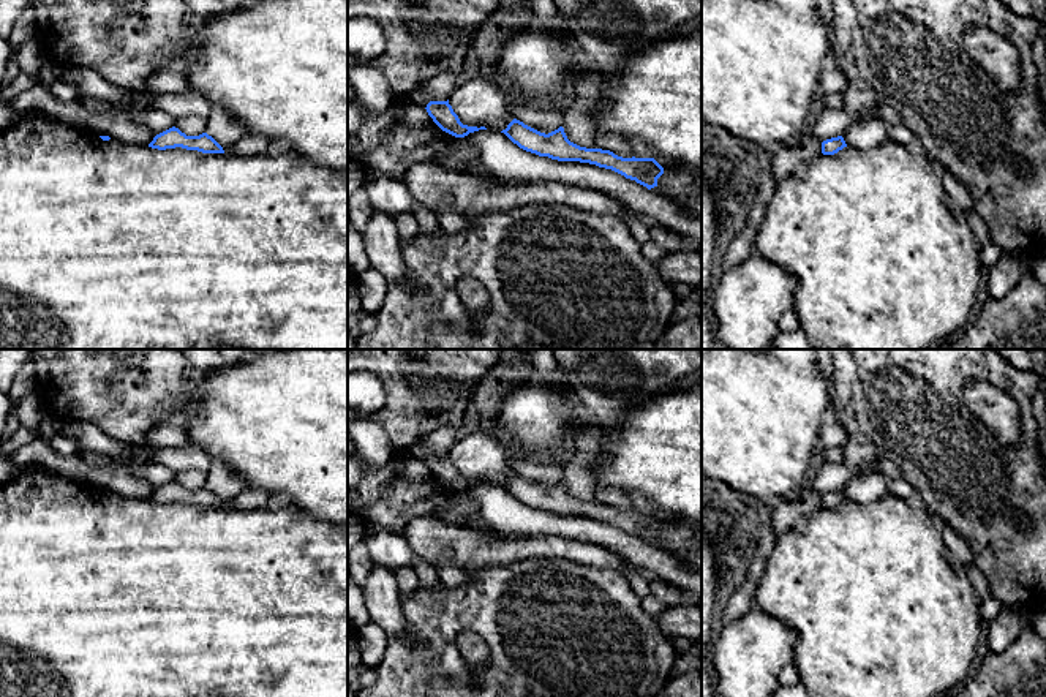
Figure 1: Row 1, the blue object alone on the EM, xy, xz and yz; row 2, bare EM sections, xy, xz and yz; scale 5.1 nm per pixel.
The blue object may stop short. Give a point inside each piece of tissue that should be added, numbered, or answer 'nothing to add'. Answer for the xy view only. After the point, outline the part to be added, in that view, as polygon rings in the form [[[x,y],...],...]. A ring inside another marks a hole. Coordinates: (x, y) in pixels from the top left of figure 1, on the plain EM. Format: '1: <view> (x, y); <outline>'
nothing to add

